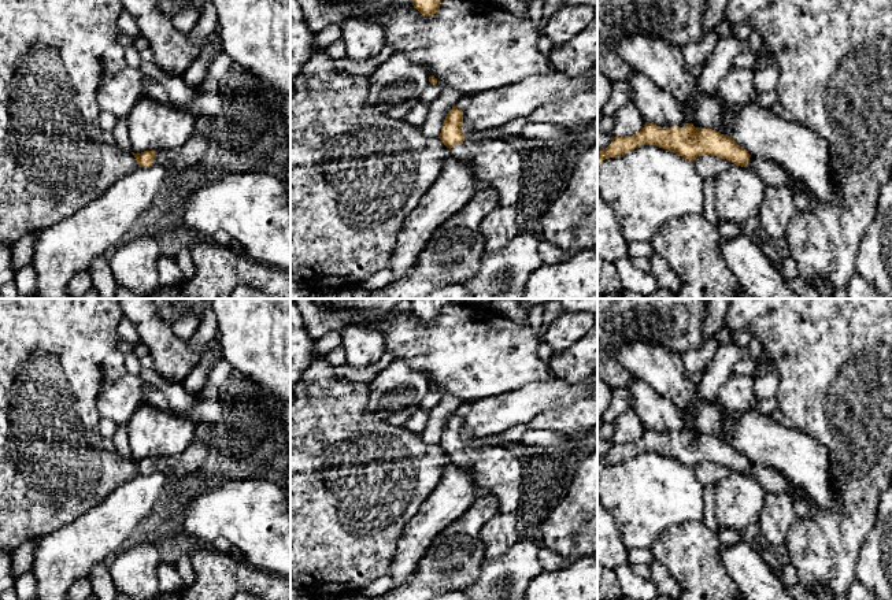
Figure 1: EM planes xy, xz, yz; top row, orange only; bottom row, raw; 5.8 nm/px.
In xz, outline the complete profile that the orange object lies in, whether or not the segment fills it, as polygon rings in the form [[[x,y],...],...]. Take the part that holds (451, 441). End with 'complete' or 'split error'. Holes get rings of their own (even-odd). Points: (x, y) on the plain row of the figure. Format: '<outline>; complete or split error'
[[[452,414],[438,445],[451,462],[471,473],[478,488],[485,488],[499,500],[499,511],[515,514],[522,489],[522,468],[510,447],[464,447],[463,418]]]; split error

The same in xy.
[[[196,438],[189,448],[178,456],[163,456],[160,459],[144,458],[134,460],[138,474],[149,474],[160,470],[164,473],[167,482],[181,479],[190,474],[201,474],[208,456],[206,440]]]; split error

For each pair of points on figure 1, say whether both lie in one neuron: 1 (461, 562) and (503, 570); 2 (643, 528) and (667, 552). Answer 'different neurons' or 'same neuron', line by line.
1: different neurons
2: different neurons

